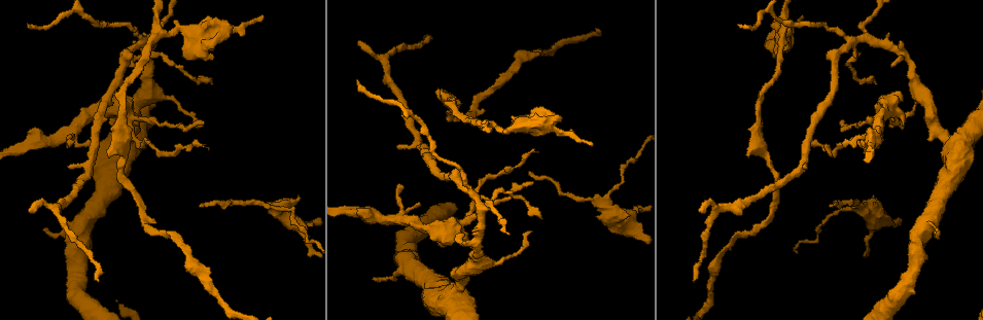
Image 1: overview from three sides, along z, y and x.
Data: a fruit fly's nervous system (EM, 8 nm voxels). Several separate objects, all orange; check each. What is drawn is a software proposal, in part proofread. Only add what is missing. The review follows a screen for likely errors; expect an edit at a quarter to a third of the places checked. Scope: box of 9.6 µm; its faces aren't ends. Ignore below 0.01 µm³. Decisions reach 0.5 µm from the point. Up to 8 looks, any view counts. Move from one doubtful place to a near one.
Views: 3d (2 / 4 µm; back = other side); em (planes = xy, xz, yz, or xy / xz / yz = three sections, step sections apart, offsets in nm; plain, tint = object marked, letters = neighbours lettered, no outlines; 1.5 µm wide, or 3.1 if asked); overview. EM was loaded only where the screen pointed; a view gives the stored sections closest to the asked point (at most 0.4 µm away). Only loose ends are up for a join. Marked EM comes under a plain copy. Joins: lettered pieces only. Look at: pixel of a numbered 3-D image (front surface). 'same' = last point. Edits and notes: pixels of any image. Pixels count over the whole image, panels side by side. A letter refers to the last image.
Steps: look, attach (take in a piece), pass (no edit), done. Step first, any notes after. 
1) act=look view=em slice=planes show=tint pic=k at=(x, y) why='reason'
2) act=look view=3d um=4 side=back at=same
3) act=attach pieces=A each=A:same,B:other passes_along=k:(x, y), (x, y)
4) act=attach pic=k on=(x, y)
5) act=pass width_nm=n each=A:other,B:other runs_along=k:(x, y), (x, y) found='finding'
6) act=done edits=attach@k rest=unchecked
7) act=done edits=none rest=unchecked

act=look view=em slice=planes show=tint pic=1 at=(463, 233) why='free end'

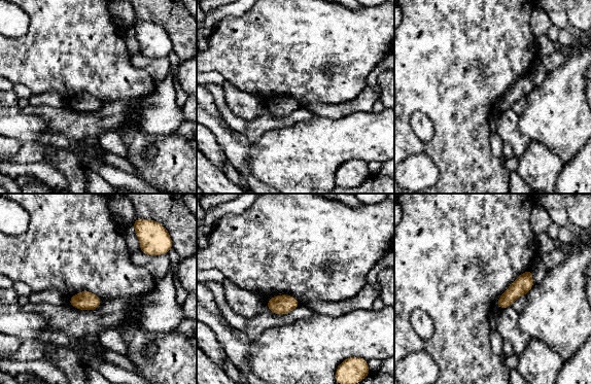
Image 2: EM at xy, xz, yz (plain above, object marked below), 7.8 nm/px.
act=look view=em slice=planes show=letters at=same

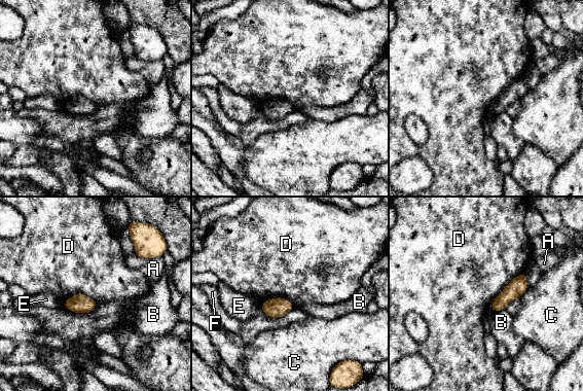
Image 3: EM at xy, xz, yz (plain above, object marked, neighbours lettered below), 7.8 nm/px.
act=pass width_nm=150 each=A:other,B:other,C:other,D:other,E:other,F:other border=3:(525, 271), (515, 276), (489, 305) found='no lettered piece goes on from it'

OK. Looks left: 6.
act=look view=3d um=4 pic=1 at=(532, 151) why='thin end'

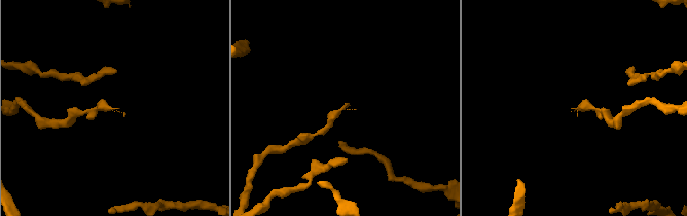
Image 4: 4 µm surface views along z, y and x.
act=look view=em slice=planes show=letters pic=4 at=(119, 108) why='need the tissue'

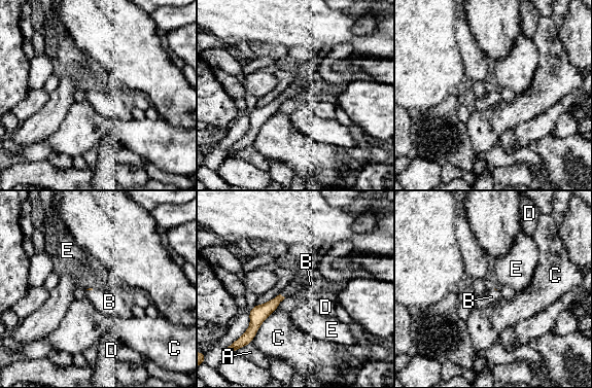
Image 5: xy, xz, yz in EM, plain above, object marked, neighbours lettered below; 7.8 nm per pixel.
act=attach pieces=B each=A:other,B:same,C:other,D:other,E:other found='it goes on there'

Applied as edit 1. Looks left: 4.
act=look view=3d um=2 pic=1 at=(543, 107)

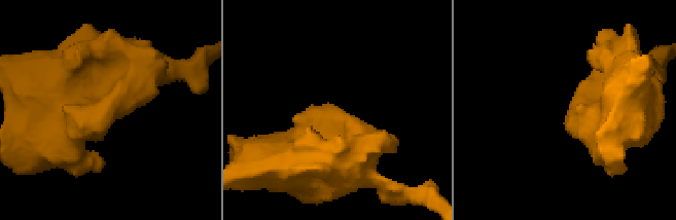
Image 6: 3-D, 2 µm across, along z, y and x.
act=look view=em slice=xz step=4 show=tint pic=6 at=(335, 106)

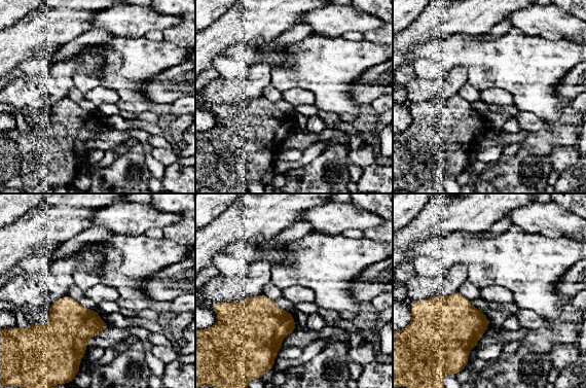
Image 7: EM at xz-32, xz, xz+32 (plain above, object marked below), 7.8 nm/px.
act=look view=em slice=xz step=4 show=letters at=same why='see the neighbours'

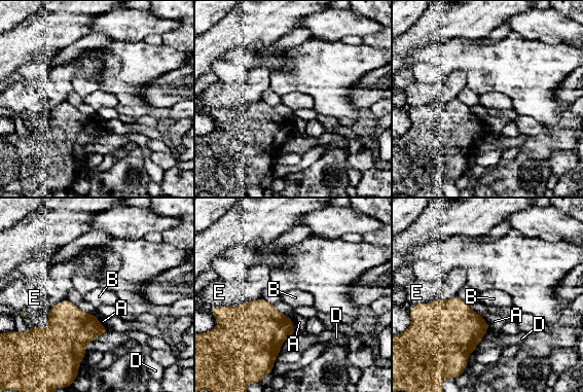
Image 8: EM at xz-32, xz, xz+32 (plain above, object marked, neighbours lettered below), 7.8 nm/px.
act=pass longest_contact=E:360nm each=A:other,B:other,D:other,E:other border=8:(66, 298), (28, 325) found='no lettered piece goes on from it'

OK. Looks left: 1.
act=done edits=attach@5 rest=unchecked

